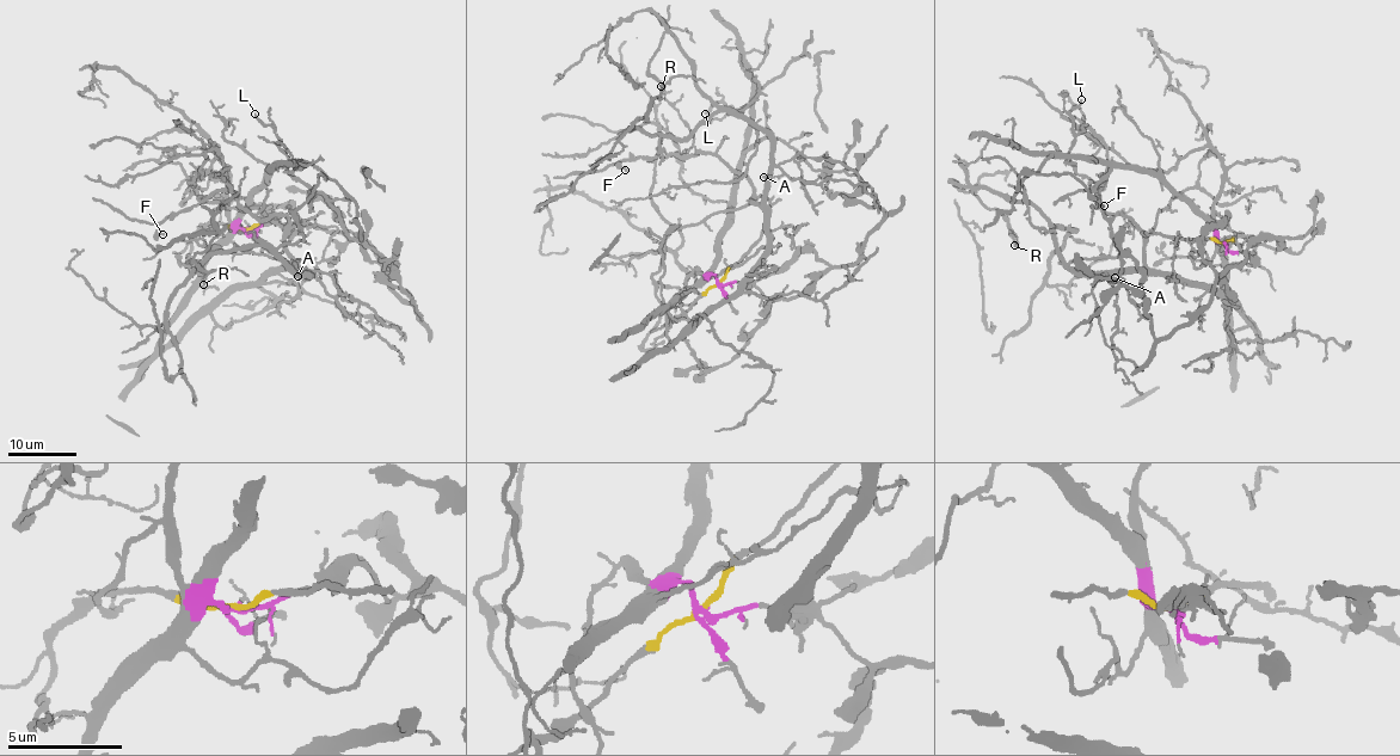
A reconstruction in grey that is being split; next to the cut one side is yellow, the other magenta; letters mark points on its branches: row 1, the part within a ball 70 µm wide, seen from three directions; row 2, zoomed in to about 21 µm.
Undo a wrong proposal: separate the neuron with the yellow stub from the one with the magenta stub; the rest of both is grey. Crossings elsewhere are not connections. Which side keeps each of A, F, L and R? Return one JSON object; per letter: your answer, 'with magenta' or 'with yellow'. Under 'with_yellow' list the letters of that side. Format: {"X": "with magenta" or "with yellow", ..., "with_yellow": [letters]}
{"A": "with yellow", "F": "with yellow", "L": "with magenta", "R": "with yellow", "with_yellow": ["A", "F", "R"]}

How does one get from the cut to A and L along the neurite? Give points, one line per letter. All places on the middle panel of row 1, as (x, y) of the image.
A: (718, 282), (759, 239), (769, 203), (751, 198), (763, 201), (766, 176), (777, 166), (781, 170), (763, 177)
L: (718, 282), (710, 269), (741, 170), (749, 106), (731, 111), (719, 102), (705, 114)

